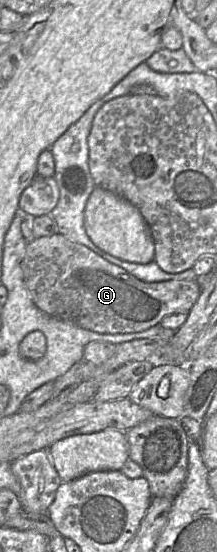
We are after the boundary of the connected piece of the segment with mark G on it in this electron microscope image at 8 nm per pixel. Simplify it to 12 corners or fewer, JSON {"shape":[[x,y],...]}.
{"shape":[[60,233],[26,245],[38,309],[101,334],[190,311],[197,280],[144,282]]}

